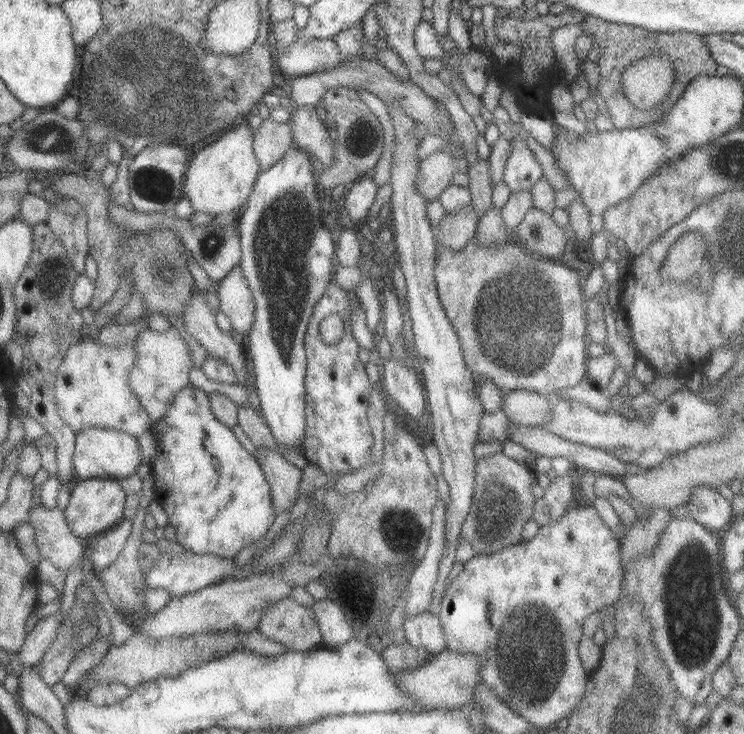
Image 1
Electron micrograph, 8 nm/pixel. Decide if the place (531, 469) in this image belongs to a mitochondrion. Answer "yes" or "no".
no

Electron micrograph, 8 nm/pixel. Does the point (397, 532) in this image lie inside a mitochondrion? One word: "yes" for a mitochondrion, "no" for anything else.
yes

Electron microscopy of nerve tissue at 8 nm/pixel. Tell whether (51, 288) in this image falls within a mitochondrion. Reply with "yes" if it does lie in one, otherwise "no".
yes

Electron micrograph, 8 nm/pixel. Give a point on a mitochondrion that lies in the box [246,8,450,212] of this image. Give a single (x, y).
(362, 139)

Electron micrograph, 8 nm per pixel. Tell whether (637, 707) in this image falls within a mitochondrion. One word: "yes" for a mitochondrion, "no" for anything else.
yes

